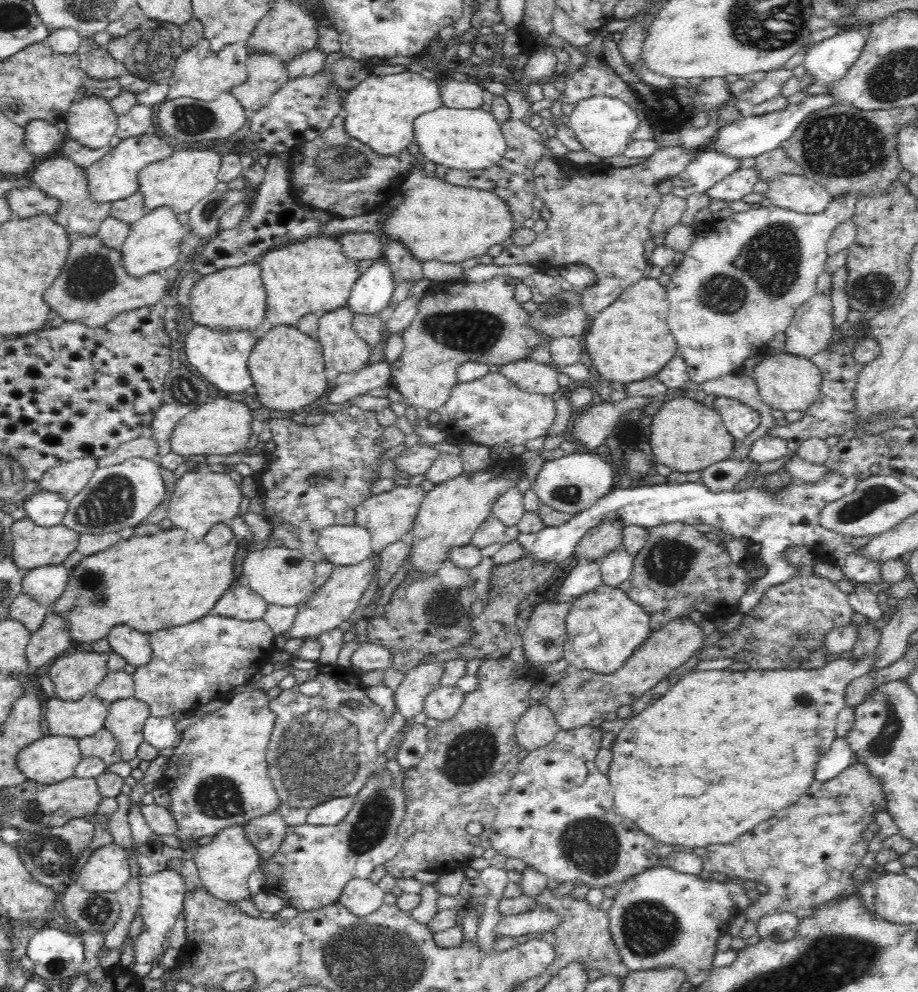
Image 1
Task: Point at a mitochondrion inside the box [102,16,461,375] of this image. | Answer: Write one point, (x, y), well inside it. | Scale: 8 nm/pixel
(150, 51)

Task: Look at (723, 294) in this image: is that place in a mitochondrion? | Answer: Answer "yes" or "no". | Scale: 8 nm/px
yes

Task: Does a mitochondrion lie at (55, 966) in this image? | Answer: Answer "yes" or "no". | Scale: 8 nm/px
yes

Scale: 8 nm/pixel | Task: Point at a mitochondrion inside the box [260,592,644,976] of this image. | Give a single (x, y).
(319, 749)

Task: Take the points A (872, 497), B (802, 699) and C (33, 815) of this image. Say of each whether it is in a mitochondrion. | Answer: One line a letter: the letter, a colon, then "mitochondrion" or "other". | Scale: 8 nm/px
A: mitochondrion
B: mitochondrion
C: mitochondrion

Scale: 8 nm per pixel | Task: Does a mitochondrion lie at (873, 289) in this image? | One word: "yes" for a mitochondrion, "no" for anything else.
yes

